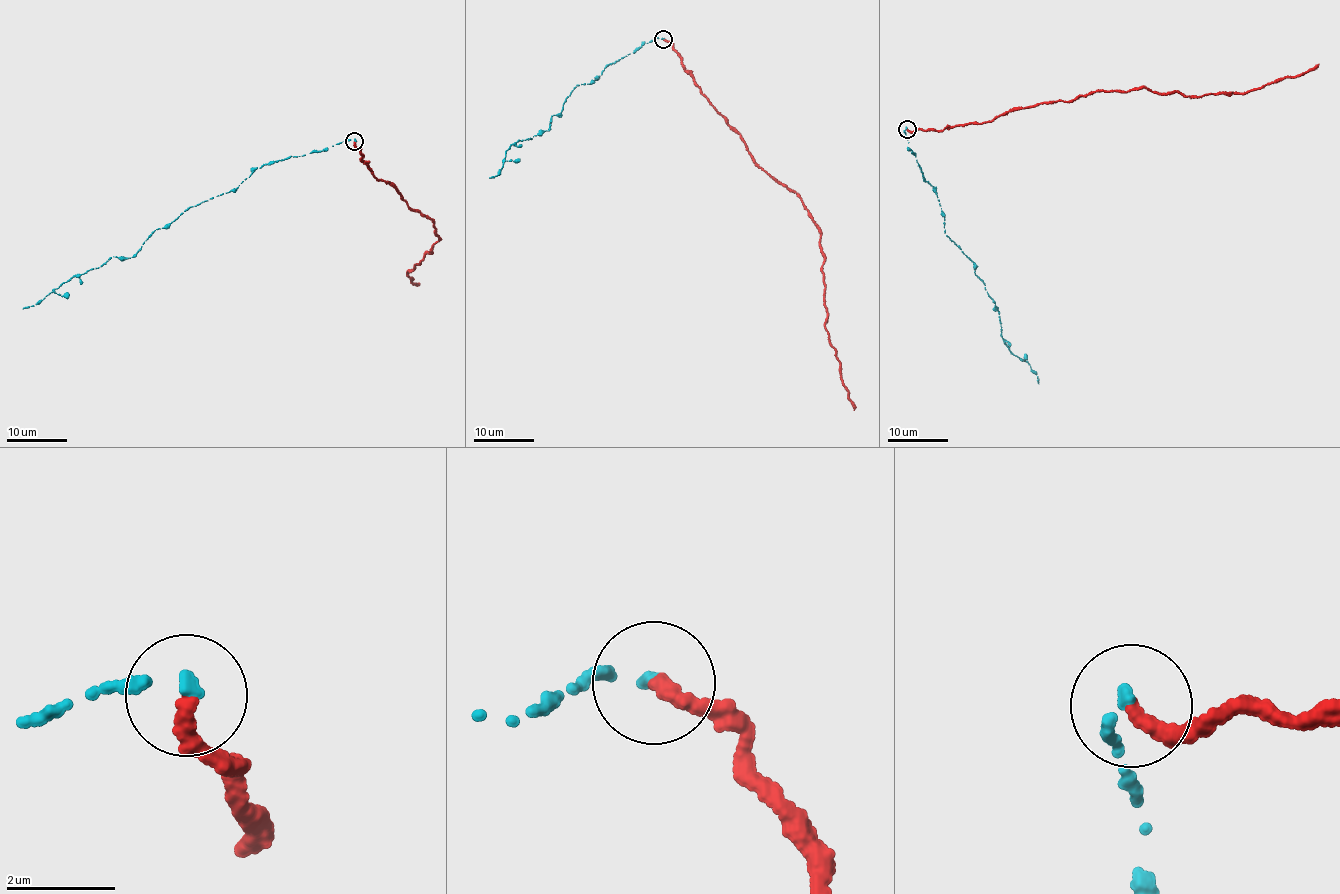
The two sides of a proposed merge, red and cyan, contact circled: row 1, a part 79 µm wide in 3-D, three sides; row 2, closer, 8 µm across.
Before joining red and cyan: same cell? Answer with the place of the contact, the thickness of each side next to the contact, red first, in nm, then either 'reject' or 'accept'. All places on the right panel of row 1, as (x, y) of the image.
(907, 129) | 320/200 nm | reject

